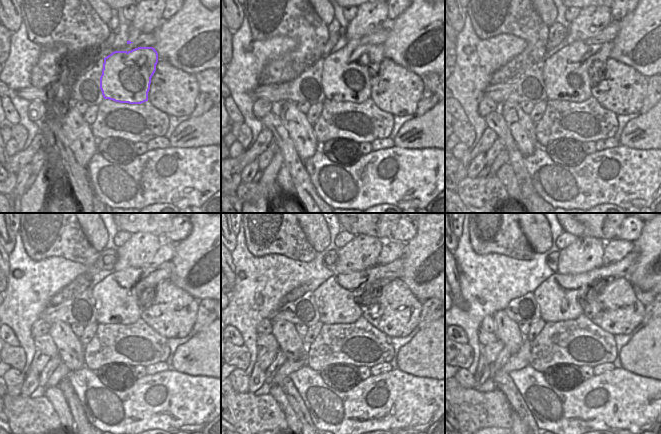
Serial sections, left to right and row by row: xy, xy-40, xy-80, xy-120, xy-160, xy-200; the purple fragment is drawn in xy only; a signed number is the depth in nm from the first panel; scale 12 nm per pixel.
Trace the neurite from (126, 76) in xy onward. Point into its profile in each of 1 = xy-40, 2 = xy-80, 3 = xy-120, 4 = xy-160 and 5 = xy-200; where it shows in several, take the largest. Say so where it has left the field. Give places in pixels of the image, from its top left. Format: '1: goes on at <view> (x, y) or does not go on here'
1: goes on at xy-40 (346, 77)
2: goes on at xy-80 (565, 74)
3: goes on at xy-120 (116, 297)
4: goes on at xy-160 (335, 298)
5: goes on at xy-200 (558, 296)

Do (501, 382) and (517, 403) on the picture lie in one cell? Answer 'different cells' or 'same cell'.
same cell

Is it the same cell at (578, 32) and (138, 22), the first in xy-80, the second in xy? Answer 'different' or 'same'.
same

